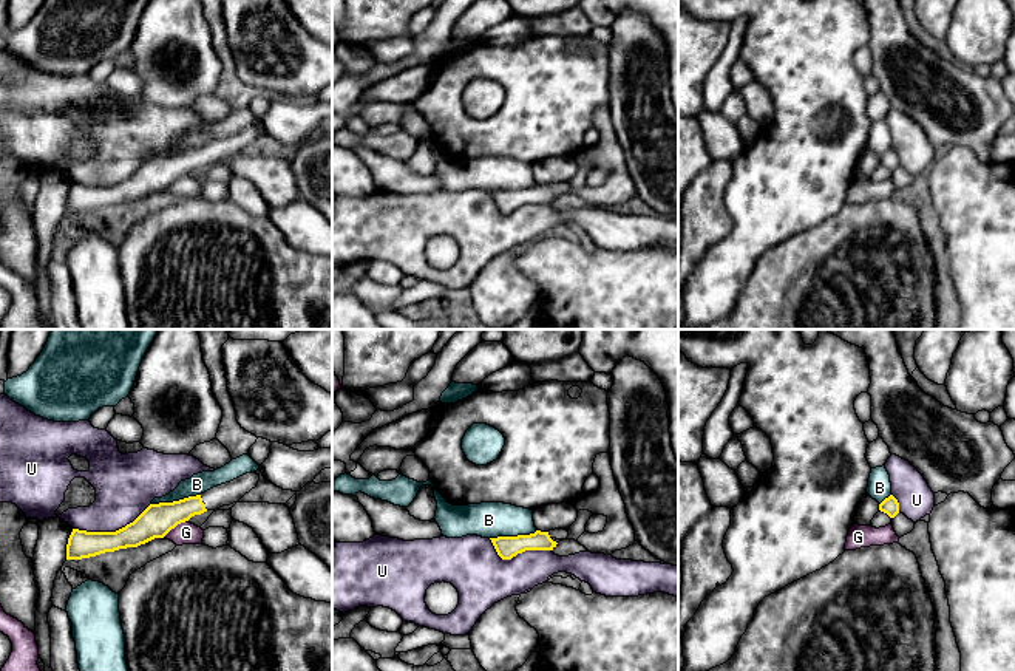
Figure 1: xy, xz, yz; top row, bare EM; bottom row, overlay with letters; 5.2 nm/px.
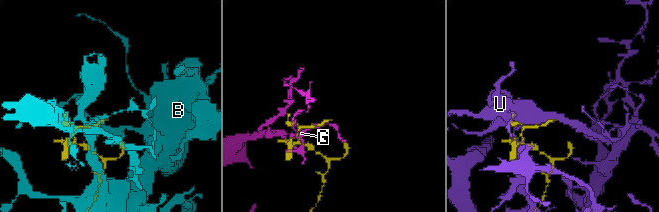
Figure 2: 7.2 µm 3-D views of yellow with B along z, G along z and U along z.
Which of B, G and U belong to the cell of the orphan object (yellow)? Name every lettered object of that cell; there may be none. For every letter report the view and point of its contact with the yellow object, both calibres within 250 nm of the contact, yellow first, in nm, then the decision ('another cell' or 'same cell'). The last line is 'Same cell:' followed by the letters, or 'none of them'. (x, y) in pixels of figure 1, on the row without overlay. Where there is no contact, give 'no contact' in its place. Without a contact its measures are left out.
B: xy (175, 155) | 170/100 nm | another cell
G: xy (173, 181) | 170/110 nm | another cell
U: xy (112, 186) | 170/300 nm | another cell
Same cell: none of them

